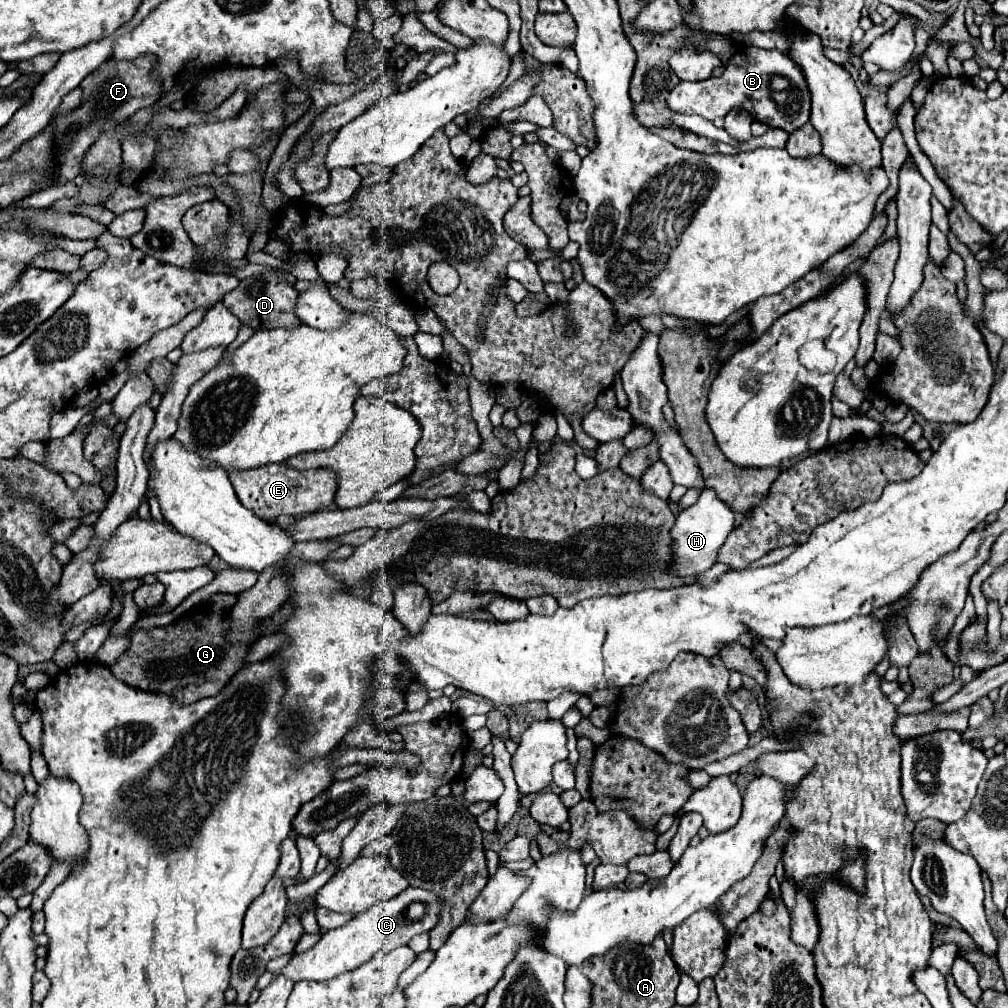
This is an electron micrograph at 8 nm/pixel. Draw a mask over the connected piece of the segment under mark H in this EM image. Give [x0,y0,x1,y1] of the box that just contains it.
[672,487,734,575]

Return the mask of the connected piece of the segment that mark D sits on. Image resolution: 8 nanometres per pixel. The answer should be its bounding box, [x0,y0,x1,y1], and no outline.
[222,273,302,331]

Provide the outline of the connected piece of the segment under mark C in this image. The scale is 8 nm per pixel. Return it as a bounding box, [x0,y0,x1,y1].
[282,887,440,983]

